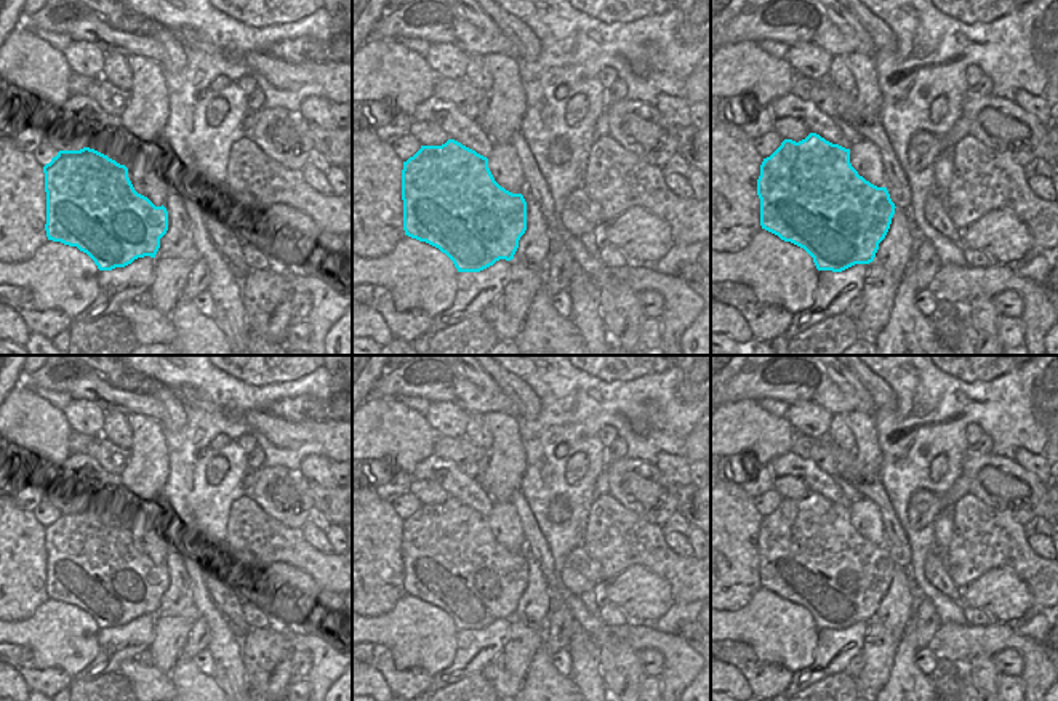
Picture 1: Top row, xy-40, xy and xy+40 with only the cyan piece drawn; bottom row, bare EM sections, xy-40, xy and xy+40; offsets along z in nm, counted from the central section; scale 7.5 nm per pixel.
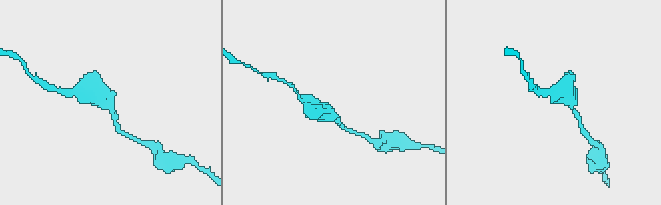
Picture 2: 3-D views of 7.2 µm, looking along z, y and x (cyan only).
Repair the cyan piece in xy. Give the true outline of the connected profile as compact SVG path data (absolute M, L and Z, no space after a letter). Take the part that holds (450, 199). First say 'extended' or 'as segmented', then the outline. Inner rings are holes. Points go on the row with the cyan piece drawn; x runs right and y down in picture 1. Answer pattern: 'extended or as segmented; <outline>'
as segmented; M448 139L442 146L421 146L402 170L405 235L445 253L458 272L480 272L499 259L511 261L527 230L527 202L522 194L501 187L488 158Z

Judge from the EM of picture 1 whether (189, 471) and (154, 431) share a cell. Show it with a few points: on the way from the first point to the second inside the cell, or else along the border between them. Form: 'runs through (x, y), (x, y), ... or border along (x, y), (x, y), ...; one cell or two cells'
border along (164, 434), (167, 482); two cells

